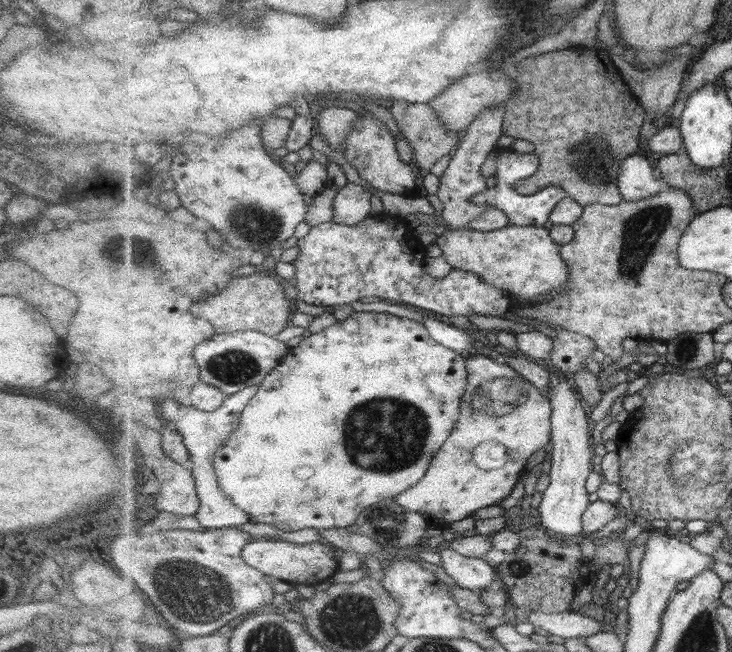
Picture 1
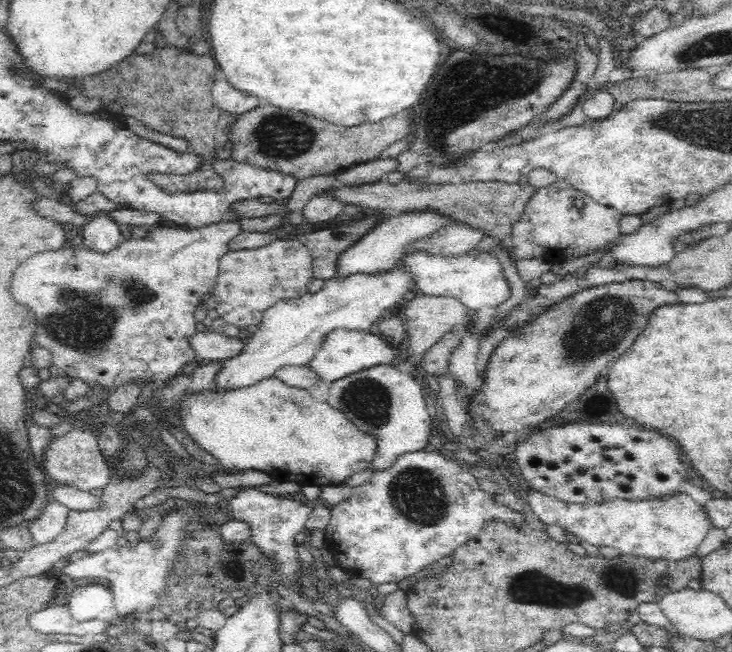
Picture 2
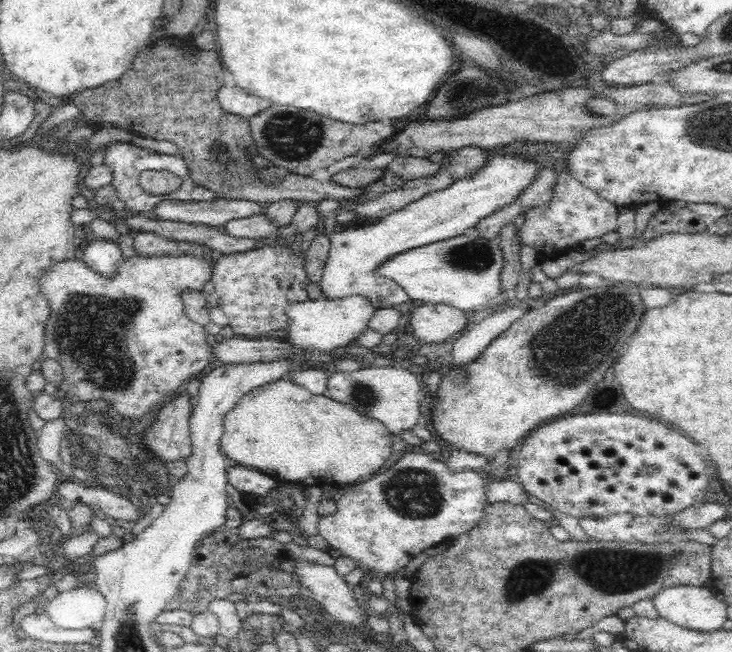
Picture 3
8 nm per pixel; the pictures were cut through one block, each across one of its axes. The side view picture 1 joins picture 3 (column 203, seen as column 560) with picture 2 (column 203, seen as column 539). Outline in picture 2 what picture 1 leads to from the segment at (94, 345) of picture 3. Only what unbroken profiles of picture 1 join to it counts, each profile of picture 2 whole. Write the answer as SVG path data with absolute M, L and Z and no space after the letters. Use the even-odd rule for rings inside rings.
M238 221L212 223L193 230L183 230L179 226L163 223L147 228L144 238L132 237L129 240L120 240L116 244L116 248L112 248L108 252L96 252L83 246L71 247L70 245L58 250L46 250L33 254L18 265L14 274L10 276L10 295L18 305L28 307L32 311L34 319L36 319L34 342L51 353L53 365L64 373L64 377L68 377L70 380L81 379L91 389L101 386L110 391L116 387L128 385L134 380L142 379L145 380L145 383L152 380L158 385L168 384L170 379L181 373L182 367L197 360L189 346L192 334L197 333L195 310L202 303L202 296L210 293L216 282L220 270L219 260L229 251L228 243L240 233Z

